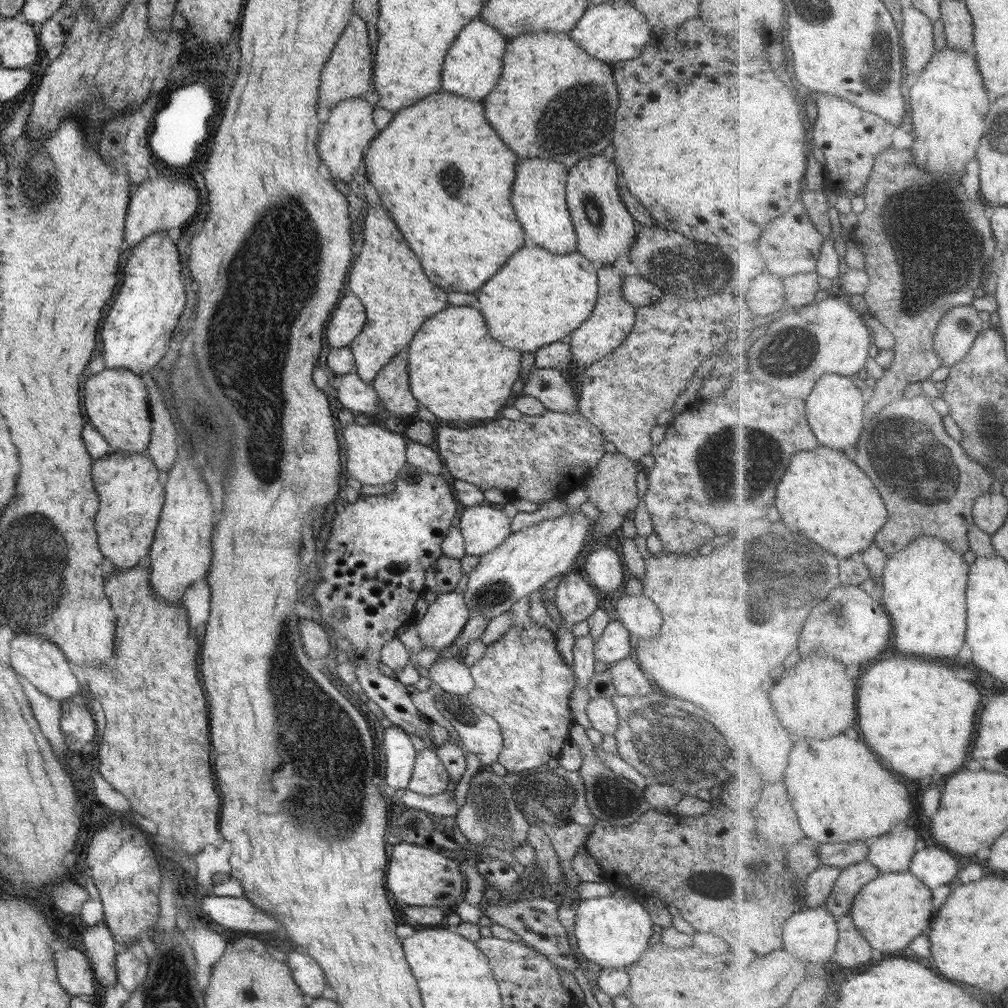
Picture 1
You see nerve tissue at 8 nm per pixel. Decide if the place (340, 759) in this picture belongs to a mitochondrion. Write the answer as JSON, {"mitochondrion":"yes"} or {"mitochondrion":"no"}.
{"mitochondrion":"yes"}

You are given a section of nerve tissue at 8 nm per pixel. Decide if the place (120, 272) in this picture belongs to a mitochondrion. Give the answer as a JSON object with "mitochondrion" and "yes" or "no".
{"mitochondrion":"no"}

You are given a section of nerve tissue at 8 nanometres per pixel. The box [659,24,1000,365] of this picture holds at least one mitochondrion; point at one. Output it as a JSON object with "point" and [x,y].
{"point":[875,76]}

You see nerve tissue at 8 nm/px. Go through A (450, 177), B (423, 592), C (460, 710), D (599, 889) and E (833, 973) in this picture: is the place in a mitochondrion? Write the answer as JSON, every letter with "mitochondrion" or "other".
{"A":"mitochondrion","B":"other","C":"mitochondrion","D":"other","E":"other"}

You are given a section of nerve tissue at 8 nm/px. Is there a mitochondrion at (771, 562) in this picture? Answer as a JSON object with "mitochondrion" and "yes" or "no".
{"mitochondrion":"yes"}

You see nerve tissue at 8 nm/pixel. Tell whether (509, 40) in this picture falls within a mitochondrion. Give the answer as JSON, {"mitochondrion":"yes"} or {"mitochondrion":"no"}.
{"mitochondrion":"no"}

